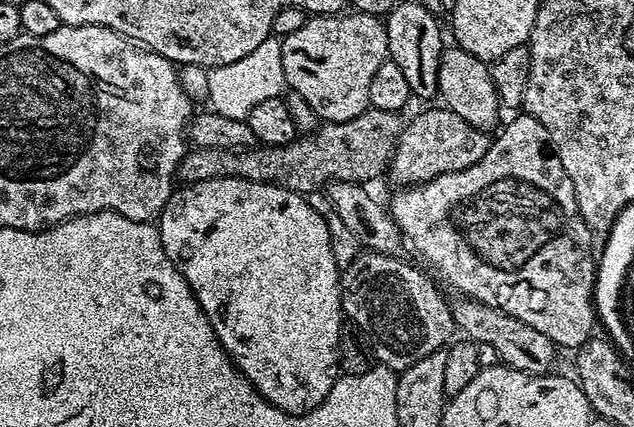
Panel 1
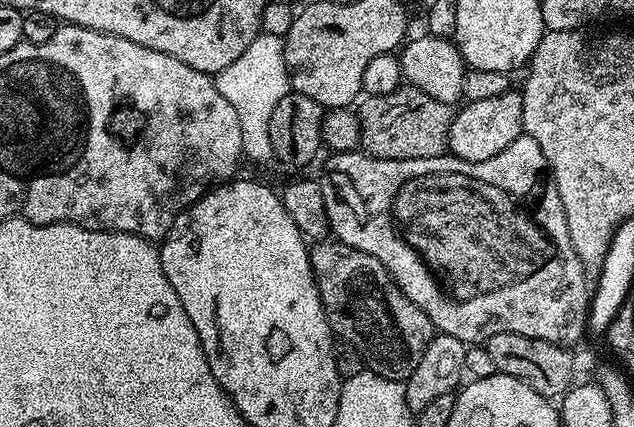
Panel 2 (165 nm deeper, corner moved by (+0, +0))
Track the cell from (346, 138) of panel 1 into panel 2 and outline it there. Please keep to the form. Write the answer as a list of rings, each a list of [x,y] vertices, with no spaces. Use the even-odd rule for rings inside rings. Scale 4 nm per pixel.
[[[401,86],[394,94],[369,96],[358,104],[360,143],[370,156],[387,160],[434,158],[445,155],[454,117],[453,105],[440,102],[411,86]]]

